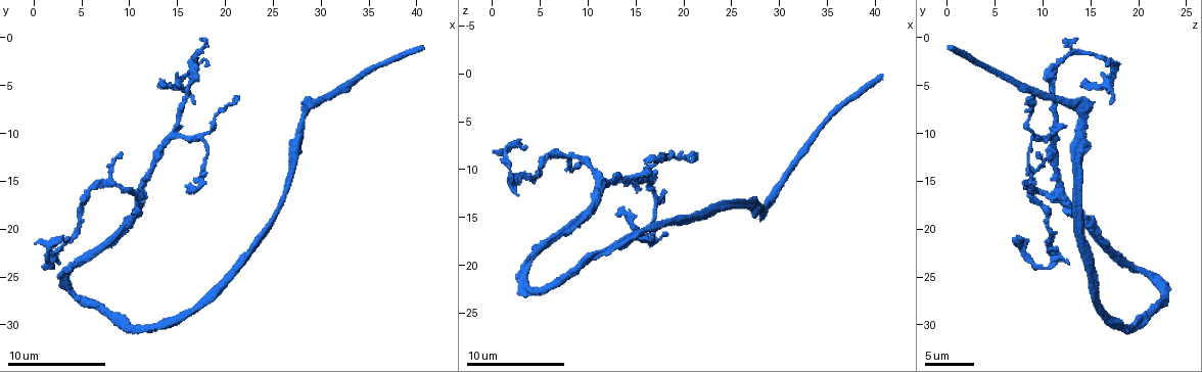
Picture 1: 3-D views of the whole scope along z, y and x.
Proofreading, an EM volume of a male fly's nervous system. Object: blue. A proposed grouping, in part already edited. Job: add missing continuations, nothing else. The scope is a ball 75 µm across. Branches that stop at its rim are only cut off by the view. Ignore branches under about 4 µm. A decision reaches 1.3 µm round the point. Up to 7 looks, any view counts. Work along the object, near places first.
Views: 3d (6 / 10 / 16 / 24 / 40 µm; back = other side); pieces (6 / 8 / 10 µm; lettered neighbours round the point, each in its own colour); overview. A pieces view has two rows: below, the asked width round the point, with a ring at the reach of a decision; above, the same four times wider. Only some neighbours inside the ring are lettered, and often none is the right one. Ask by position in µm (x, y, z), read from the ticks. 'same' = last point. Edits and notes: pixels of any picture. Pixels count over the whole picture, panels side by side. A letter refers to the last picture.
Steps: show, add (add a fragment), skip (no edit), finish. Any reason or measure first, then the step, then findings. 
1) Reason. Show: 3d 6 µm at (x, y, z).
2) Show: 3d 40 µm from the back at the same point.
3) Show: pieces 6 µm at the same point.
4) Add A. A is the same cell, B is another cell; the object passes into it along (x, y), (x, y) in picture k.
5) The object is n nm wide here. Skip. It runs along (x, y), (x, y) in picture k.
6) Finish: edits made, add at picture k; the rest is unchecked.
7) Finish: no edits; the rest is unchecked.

An open end. Show: 3d 6 µm at (9.0, 12.2, 9.4).

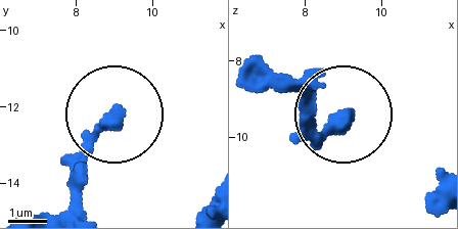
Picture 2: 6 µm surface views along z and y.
Show: pieces 6 µm at (9.05, 12.10, 9.50).

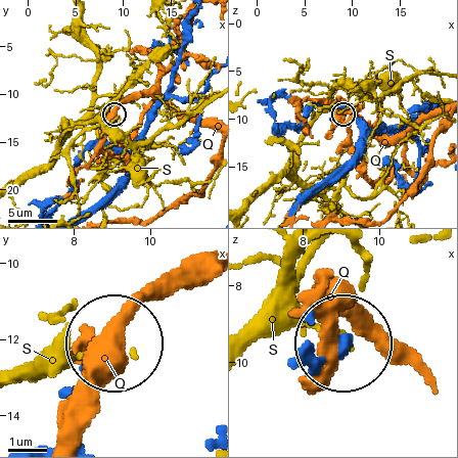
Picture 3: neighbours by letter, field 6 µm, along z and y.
The object is 390 nm wide here. Skip. Q and S are other cells; none of them fits.

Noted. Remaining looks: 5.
Free end. Show: pieces 8 µm at (16.2, 16.4, 9.0).

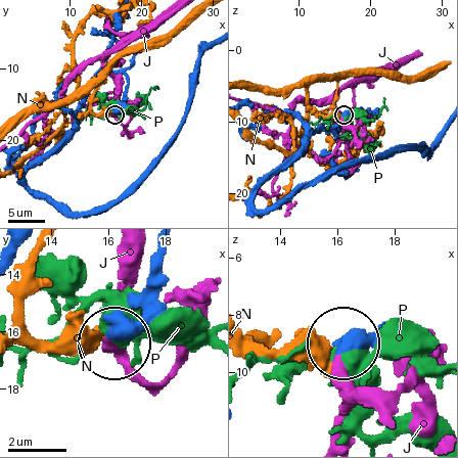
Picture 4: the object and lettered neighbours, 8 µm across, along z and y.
The object is 420 nm wide here. Skip. J, N and P are other cells; none of them fits.

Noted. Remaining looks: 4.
An open end. Show: pieces 6 µm at (21.2, 6.2, 9.0).

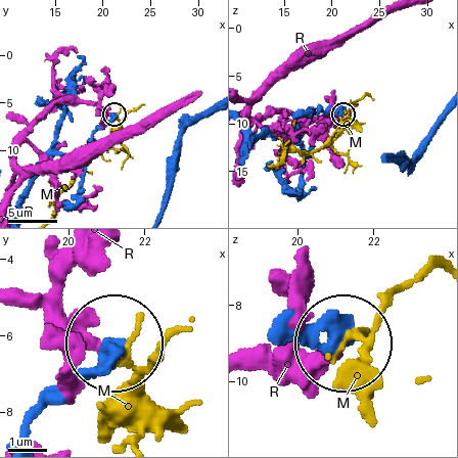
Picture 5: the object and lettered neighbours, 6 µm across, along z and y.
The object is 450 nm wide here. Skip. M and R are other cells; it runs along (21, 433), (112, 349) in picture 5; no lettered fragment goes on from it.

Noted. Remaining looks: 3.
Finish: no edits; the rest is unchecked.

